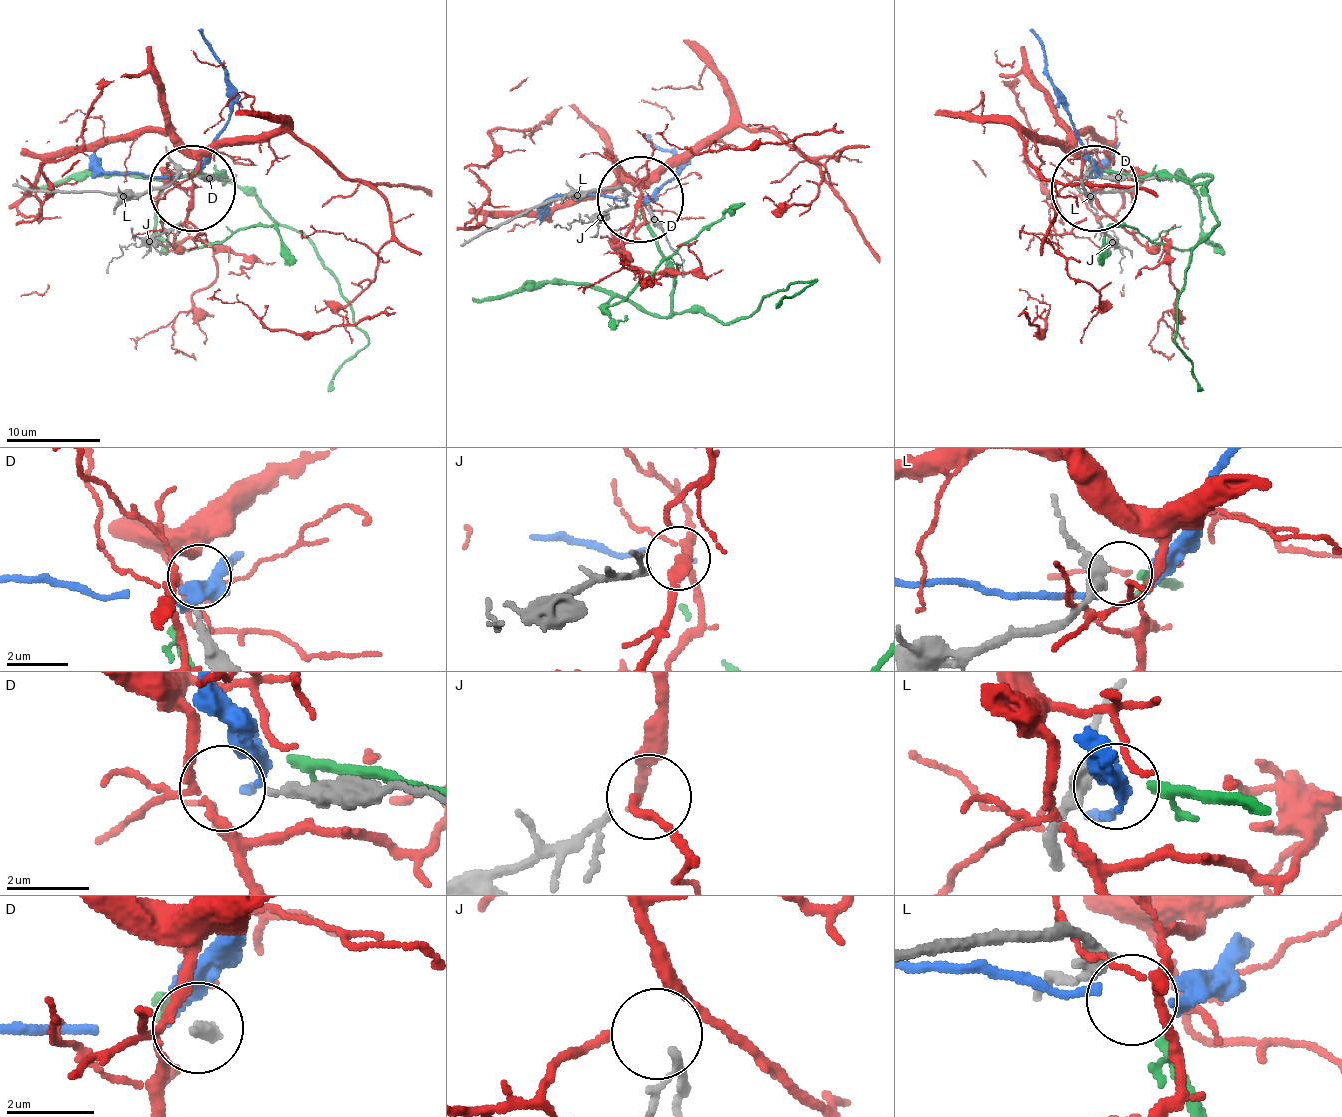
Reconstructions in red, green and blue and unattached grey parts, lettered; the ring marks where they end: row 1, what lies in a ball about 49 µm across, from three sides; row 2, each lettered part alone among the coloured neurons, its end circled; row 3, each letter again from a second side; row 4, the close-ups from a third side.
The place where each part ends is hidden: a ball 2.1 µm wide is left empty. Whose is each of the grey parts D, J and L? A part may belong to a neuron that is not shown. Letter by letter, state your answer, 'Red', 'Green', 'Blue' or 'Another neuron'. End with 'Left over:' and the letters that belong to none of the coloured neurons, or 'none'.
D: Another neuron
J: Red
L: Green
Left over: D

